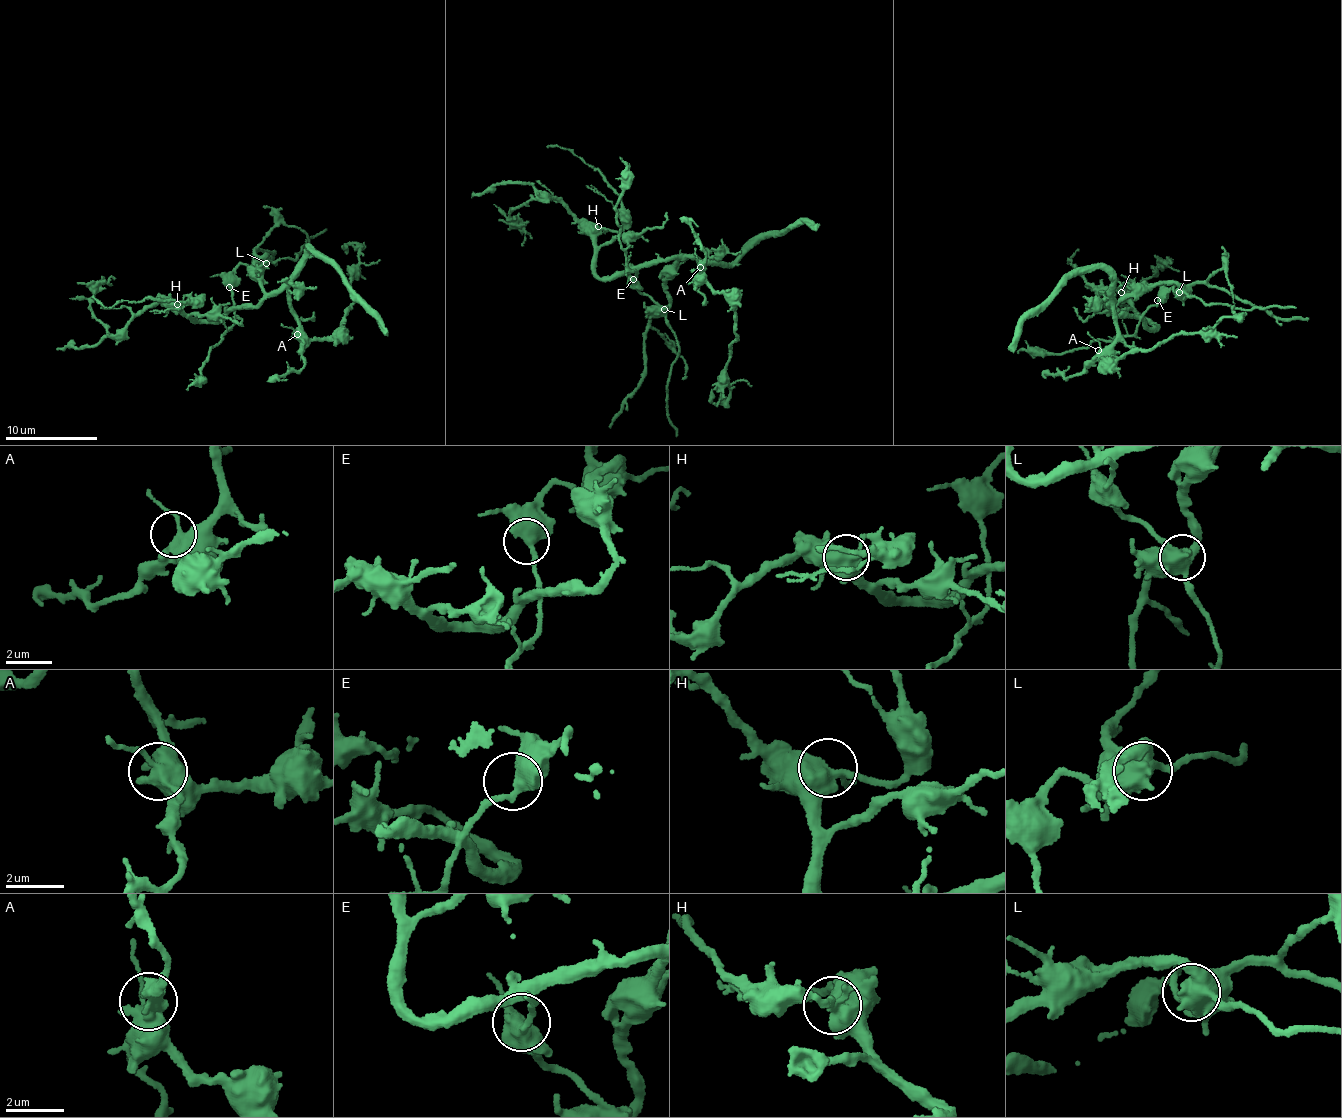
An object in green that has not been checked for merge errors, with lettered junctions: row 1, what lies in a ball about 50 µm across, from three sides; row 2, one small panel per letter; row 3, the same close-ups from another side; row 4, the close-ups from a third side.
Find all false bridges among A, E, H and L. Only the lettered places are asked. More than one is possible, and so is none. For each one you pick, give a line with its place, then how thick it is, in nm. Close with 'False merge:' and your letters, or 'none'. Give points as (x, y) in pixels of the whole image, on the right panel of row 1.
L: at (1179, 292); 600 nm thick
False merge: L

